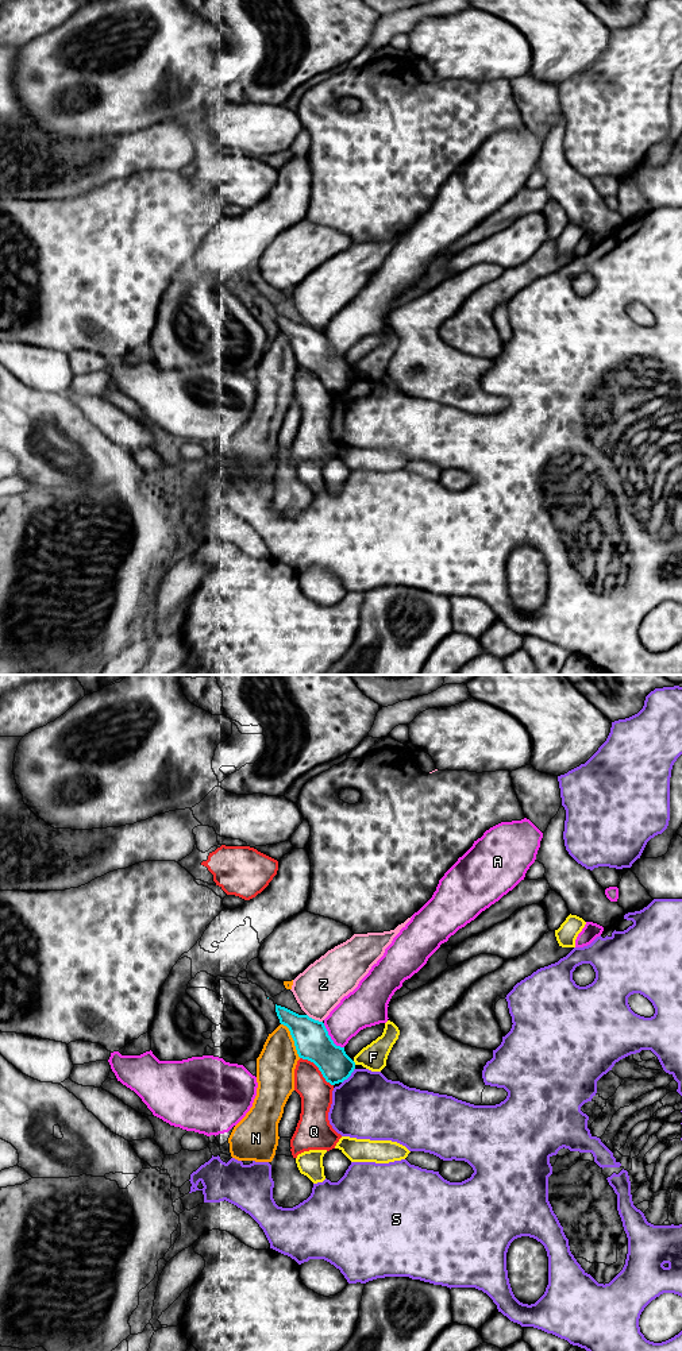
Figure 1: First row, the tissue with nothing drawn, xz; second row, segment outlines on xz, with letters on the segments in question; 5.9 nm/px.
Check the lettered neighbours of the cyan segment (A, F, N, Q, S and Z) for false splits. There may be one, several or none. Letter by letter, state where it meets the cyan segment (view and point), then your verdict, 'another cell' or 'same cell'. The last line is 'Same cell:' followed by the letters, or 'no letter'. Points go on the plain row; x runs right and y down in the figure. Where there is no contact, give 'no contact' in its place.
A: meets cyan in xz at (330, 347); another cell
F: meets cyan in xz at (354, 371); another cell
N: meets cyan in xz at (293, 348); another cell
Q: meets cyan in xz at (319, 378); another cell
S: meets cyan in xz at (349, 385); another cell
Z: meets cyan in xz at (313, 328); another cell
Same cell: no letter

